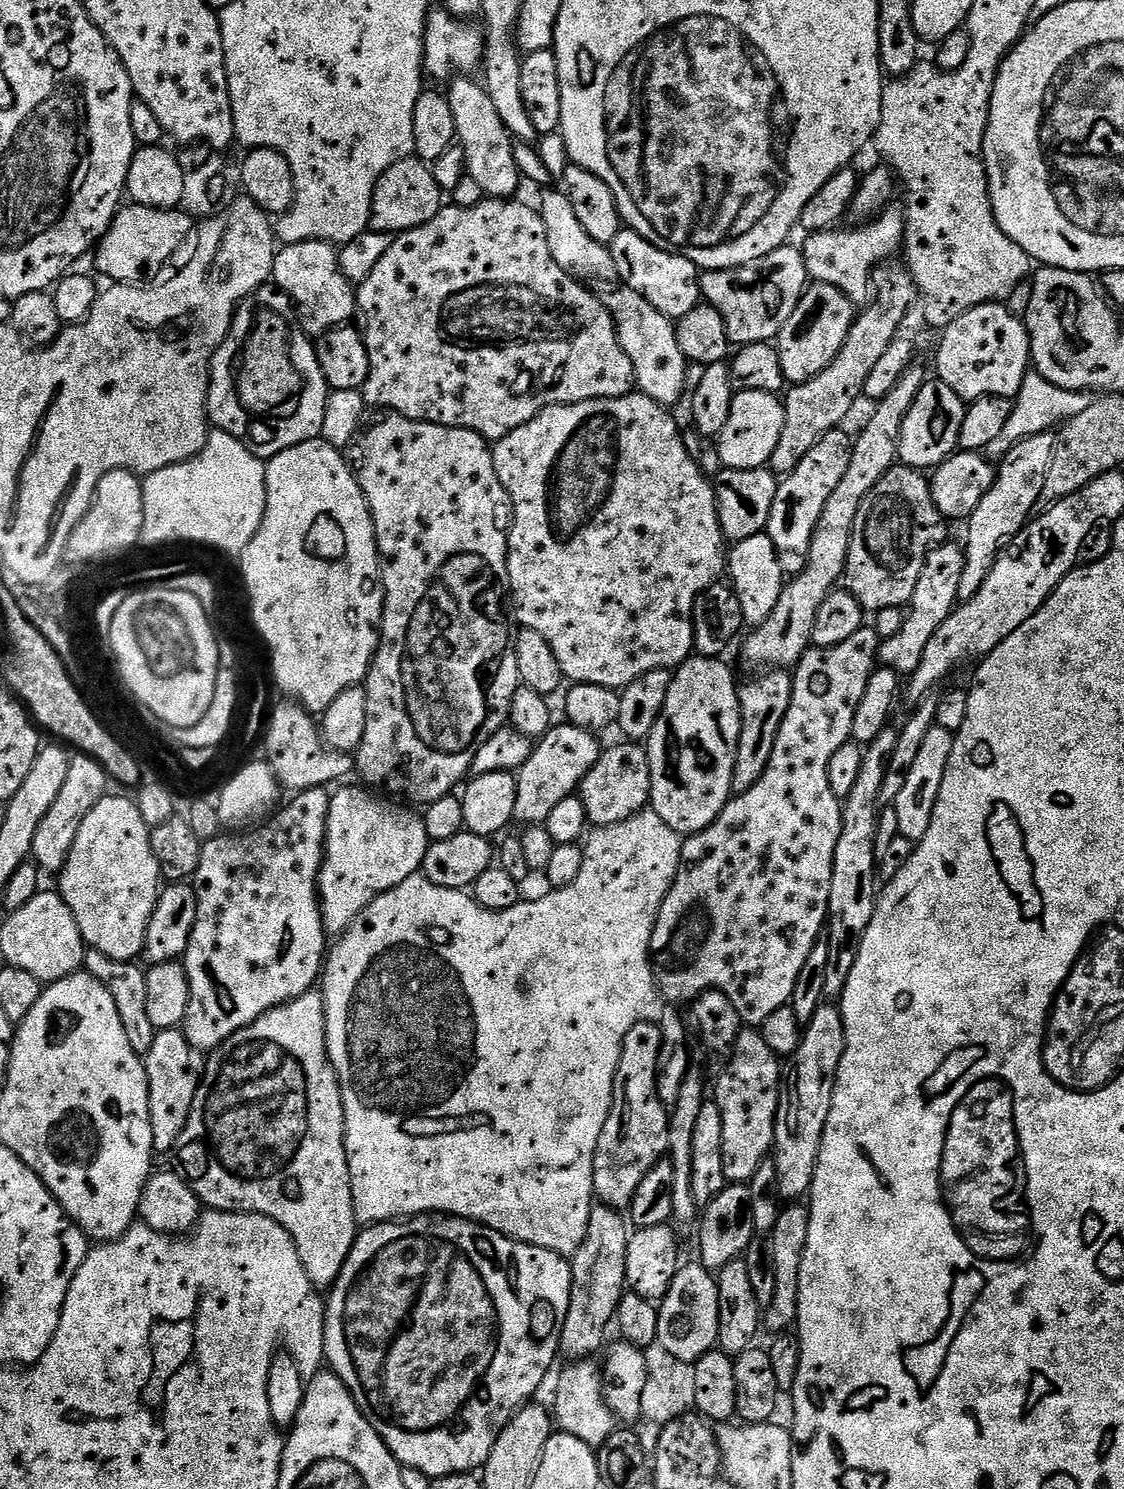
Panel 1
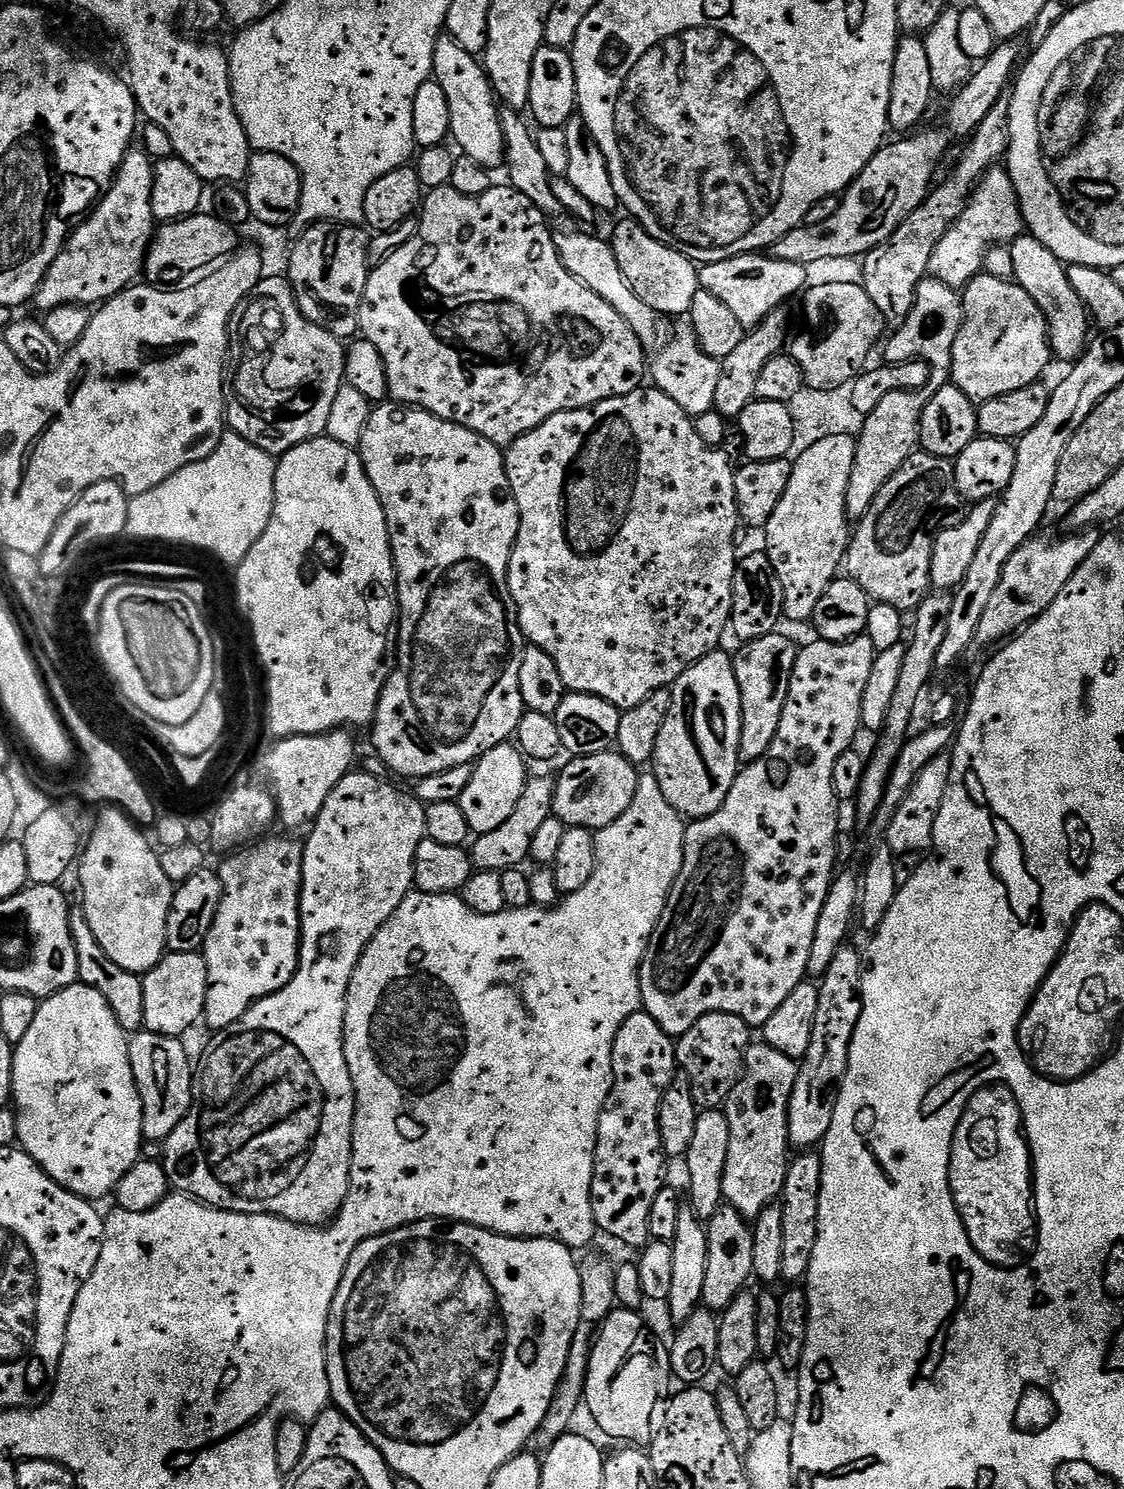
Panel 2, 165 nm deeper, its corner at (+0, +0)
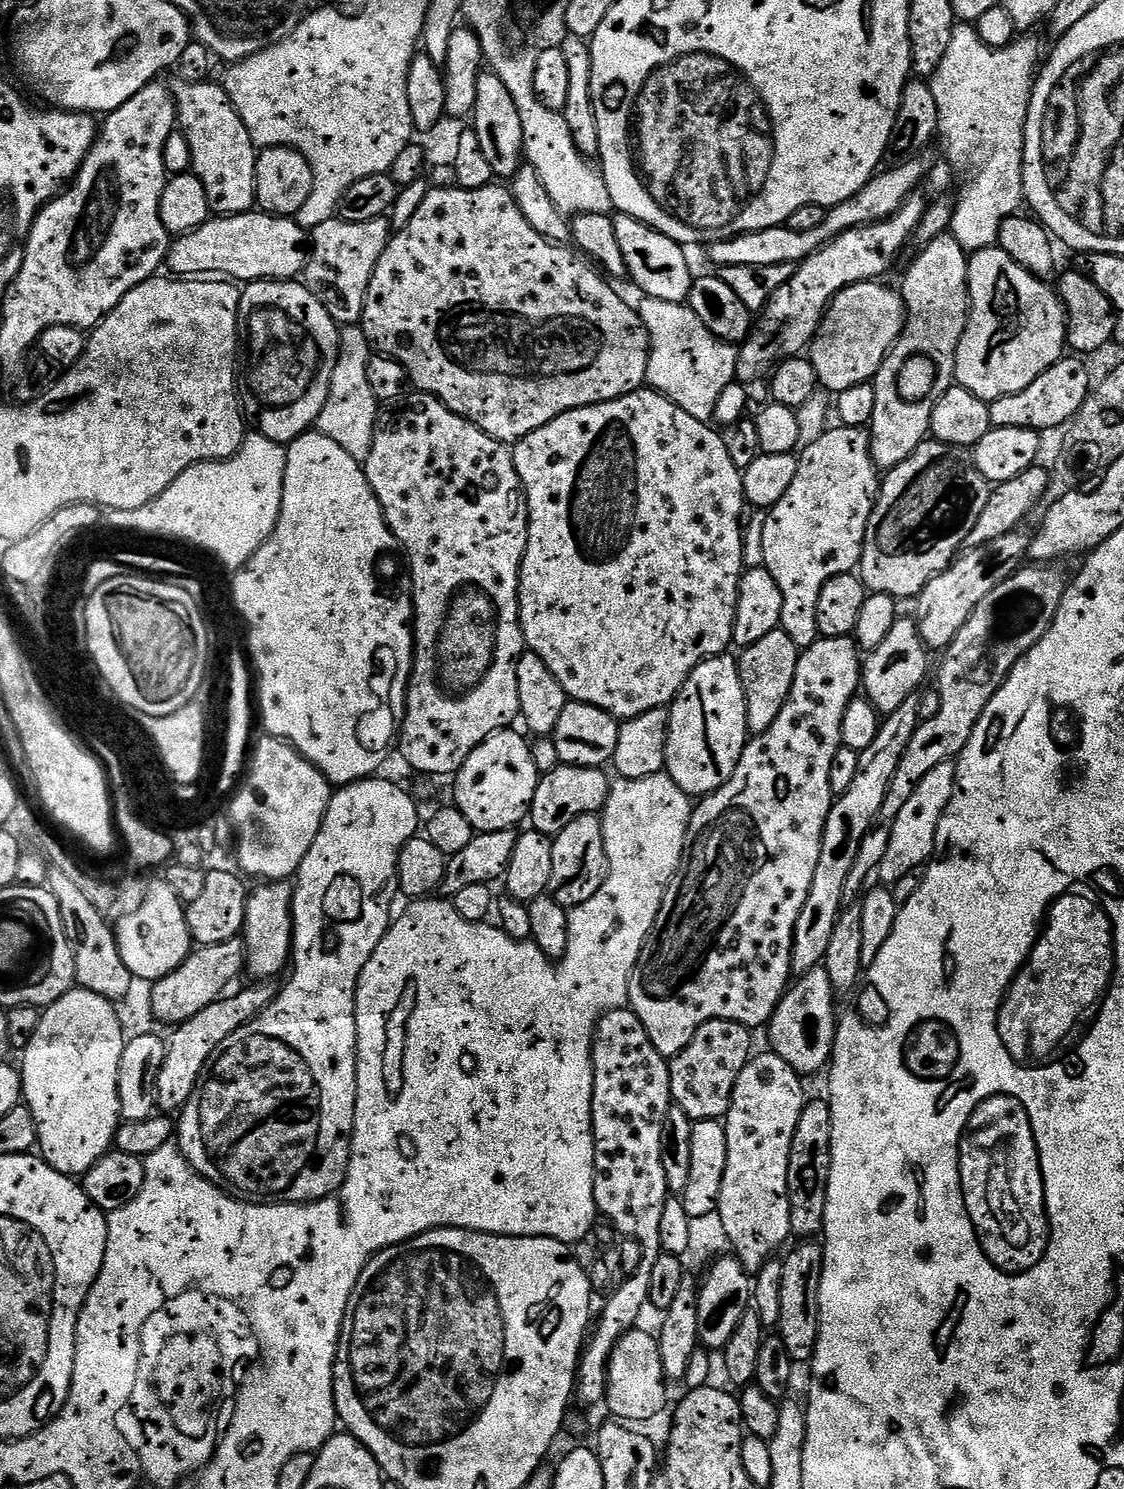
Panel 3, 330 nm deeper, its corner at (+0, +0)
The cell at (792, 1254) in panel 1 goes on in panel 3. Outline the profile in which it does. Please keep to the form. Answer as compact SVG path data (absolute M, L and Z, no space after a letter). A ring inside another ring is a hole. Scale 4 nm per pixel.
M809 1099L798 1118L798 1130L794 1130L794 1142L790 1146L788 1197L790 1198L790 1226L793 1237L816 1238L823 1233L831 1161L832 1111L827 1099Z

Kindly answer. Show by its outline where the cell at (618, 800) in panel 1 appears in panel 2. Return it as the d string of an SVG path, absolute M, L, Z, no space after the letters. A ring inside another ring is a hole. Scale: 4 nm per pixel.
M618 750L578 756L569 761L569 764L556 776L556 789L552 795L552 815L557 816L570 828L599 830L610 826L610 822L618 822L618 818L622 818L622 814L626 814L626 809L634 800L634 794L638 790L641 773L638 771L637 765L631 764Z

